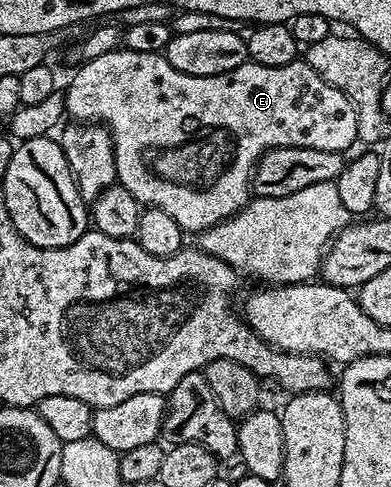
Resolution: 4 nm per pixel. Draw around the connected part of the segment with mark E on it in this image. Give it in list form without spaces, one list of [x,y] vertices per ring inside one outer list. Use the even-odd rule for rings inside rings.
[[[118,48],[103,56],[95,56],[95,60],[90,62],[80,63],[76,69],[73,79],[69,82],[69,91],[64,91],[63,94],[68,117],[81,124],[104,126],[113,135],[114,162],[117,169],[116,181],[123,188],[127,188],[127,192],[131,192],[131,196],[135,196],[138,203],[145,206],[157,206],[163,212],[167,212],[167,216],[171,216],[171,220],[175,220],[175,224],[179,224],[182,231],[185,232],[189,232],[189,230],[200,232],[209,230],[212,226],[218,226],[224,218],[233,217],[234,208],[240,208],[250,201],[251,175],[254,166],[266,150],[279,149],[281,146],[294,146],[303,149],[323,149],[335,153],[347,151],[346,149],[352,142],[358,141],[357,113],[351,100],[343,92],[339,92],[339,88],[327,84],[327,80],[323,80],[323,76],[319,76],[319,72],[315,72],[315,68],[311,68],[309,63],[304,60],[283,64],[279,68],[267,68],[258,62],[246,60],[242,66],[226,74],[191,76],[171,68],[164,53],[152,54],[151,52],[135,52],[134,50]]]

